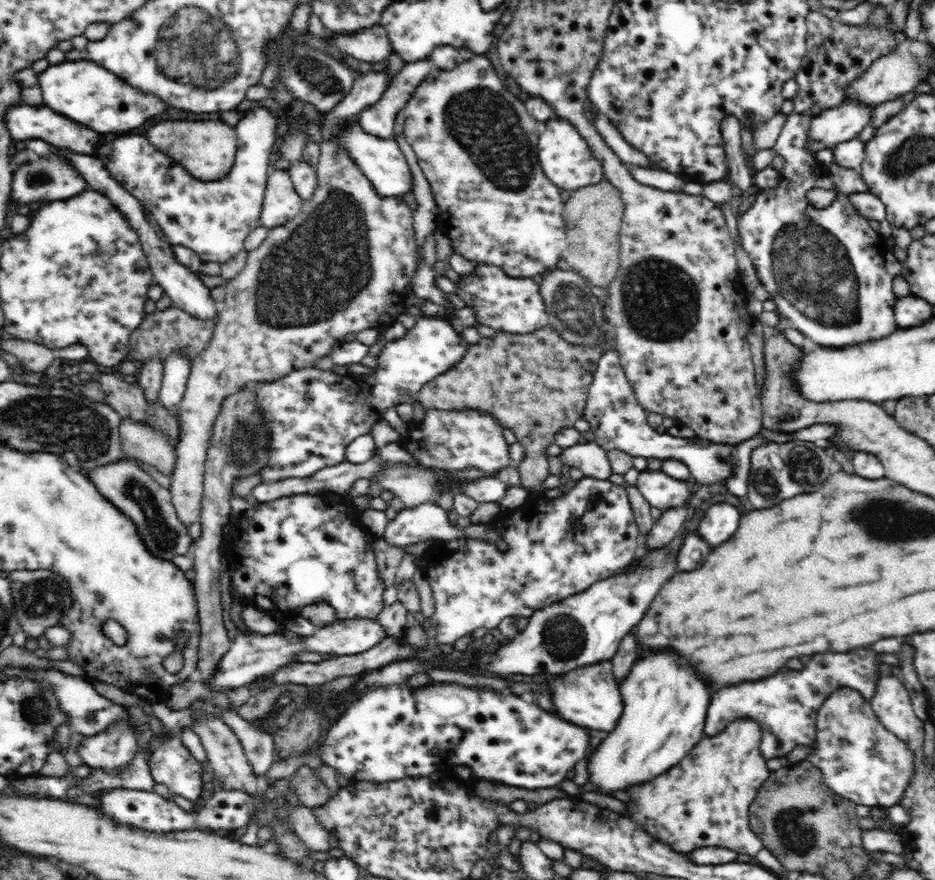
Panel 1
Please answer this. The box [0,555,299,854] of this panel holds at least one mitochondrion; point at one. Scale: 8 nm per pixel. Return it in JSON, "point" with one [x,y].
{"point":[47,597]}

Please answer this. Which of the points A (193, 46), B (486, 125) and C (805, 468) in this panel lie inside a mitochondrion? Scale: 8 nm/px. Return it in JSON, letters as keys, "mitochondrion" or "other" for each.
{"A":"mitochondrion","B":"mitochondrion","C":"mitochondrion"}

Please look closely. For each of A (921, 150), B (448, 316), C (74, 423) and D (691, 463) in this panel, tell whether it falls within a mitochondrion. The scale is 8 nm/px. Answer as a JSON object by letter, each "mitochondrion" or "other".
{"A":"mitochondrion","B":"other","C":"mitochondrion","D":"other"}

